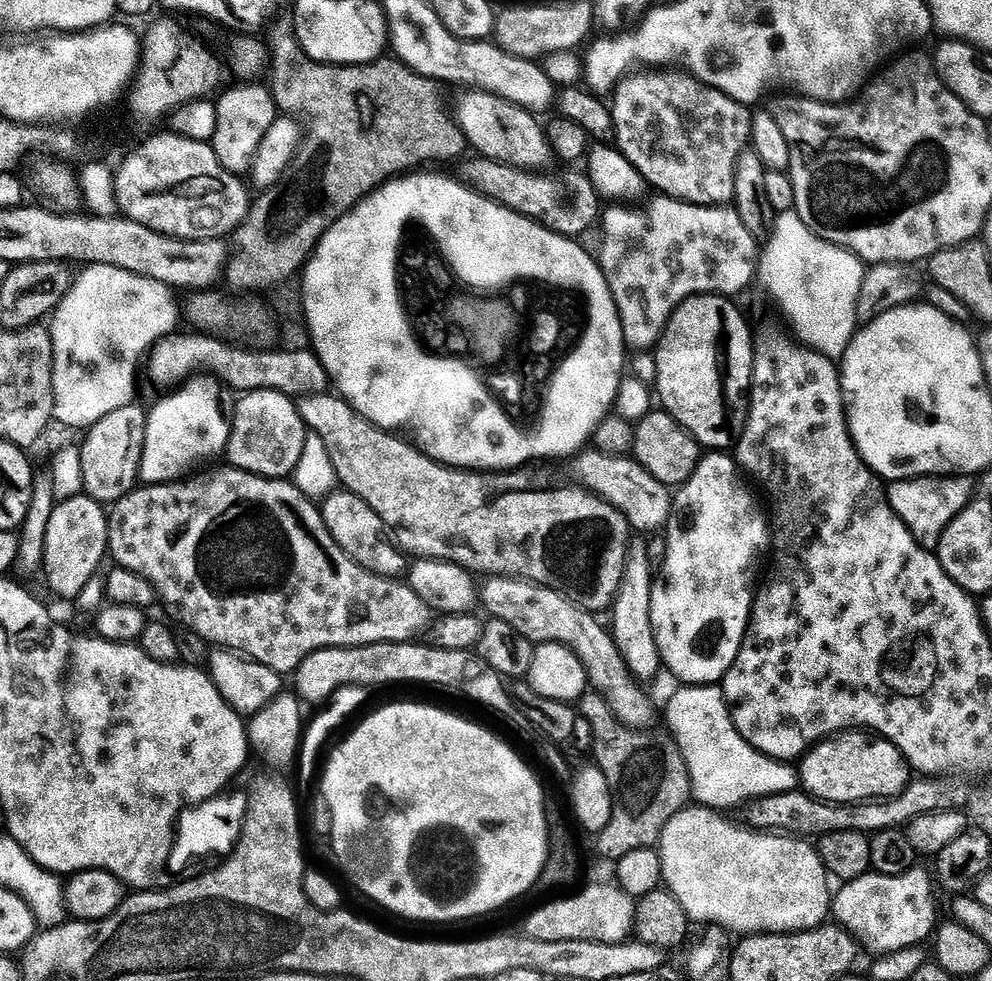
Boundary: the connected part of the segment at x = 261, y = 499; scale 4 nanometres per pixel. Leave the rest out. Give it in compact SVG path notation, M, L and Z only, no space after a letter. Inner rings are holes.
M231 466L216 468L213 472L201 471L191 478L181 479L170 484L149 484L137 487L126 498L111 505L108 512L108 556L116 559L115 563L121 568L130 570L141 576L156 592L159 603L173 616L171 619L177 625L189 628L200 640L208 644L216 644L217 649L235 652L247 659L257 660L262 666L281 674L295 673L296 667L310 654L327 648L361 648L367 644L402 644L417 639L420 631L429 627L434 613L432 609L414 594L407 582L400 578L376 576L367 572L358 562L354 562L334 542L330 530L324 521L324 513L307 496L299 491L296 485L287 479L268 479L243 472Z

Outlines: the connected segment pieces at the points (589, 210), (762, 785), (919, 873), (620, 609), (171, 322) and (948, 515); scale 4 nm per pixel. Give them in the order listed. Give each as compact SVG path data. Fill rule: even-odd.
M479 154L473 155L473 157L473 160L465 159L459 165L459 167L461 166L460 173L458 173L460 183L465 184L467 188L471 188L473 192L480 196L486 197L487 200L493 200L494 203L501 204L503 208L509 208L514 214L524 216L527 220L536 221L546 230L556 232L559 236L580 238L580 235L595 220L597 223L601 219L602 207L600 208L600 204L602 205L602 198L597 195L596 188L588 181L588 177L583 171L572 172L569 176L564 176L561 180L558 180L550 176L544 176L548 174L539 174L525 168L515 168Z
M695 685L678 690L666 706L666 722L687 764L693 799L699 805L722 812L750 800L799 789L799 773L793 765L764 756L738 734L723 687Z
M911 868L906 874L898 874L898 878L879 876L871 871L857 880L841 883L832 898L831 919L846 929L863 951L865 948L872 952L873 957L923 945L923 940L935 933L938 919L936 902L932 898L934 880L922 868Z
M636 539L629 543L624 573L614 593L616 601L612 604L610 631L616 639L616 645L626 666L632 671L632 675L636 677L637 681L645 682L644 680L652 680L659 672L662 672L662 661L650 622L650 598L654 583L654 569L650 566L648 557L648 540Z
M90 264L79 271L80 277L71 281L68 293L50 317L54 382L52 415L66 426L87 430L106 418L106 414L114 414L114 410L122 410L122 406L137 399L136 371L139 368L141 371L142 361L160 341L169 339L177 331L176 323L182 320L182 312L176 309L173 289L148 276L139 276L109 264Z
M918 476L914 480L891 481L886 491L894 514L902 518L913 538L924 548L936 550L950 522L972 501L974 484L966 476Z

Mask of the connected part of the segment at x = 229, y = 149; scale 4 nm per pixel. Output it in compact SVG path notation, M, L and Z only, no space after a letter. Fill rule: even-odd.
M256 82L243 83L236 86L240 88L230 89L221 100L215 101L218 122L214 126L210 143L214 154L218 154L218 162L222 162L227 172L239 177L251 173L258 146L262 146L262 138L266 138L270 126L274 126L278 119L278 109L271 91L258 85Z

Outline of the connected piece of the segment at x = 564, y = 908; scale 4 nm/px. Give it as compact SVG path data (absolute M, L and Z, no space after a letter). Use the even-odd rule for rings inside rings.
M592 884L589 888L582 889L577 896L572 895L541 903L540 909L528 916L527 935L542 942L585 940L603 944L622 944L633 935L632 923L636 913L636 900L623 892L619 884Z

